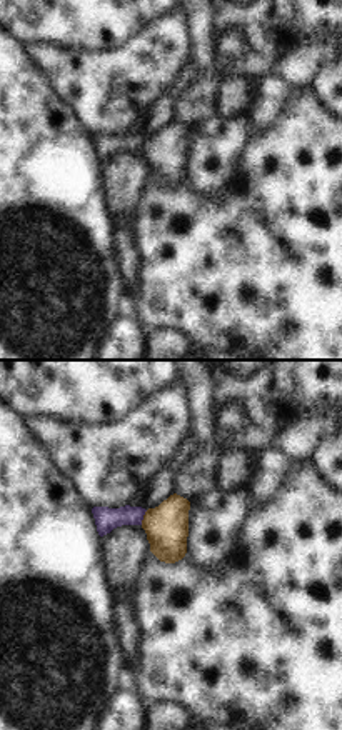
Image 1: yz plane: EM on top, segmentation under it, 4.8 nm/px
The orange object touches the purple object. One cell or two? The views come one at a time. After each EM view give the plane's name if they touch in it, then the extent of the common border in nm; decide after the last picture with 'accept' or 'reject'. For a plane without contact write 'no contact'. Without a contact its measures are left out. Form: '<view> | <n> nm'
yz | 80 nm

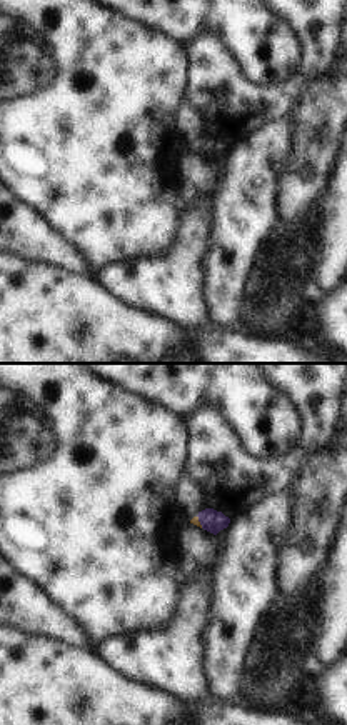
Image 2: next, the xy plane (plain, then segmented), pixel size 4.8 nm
xy | 70 nm

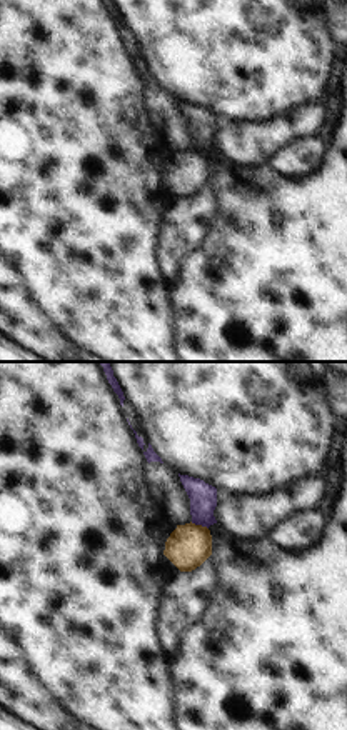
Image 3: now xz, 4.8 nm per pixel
xz | 90 nm

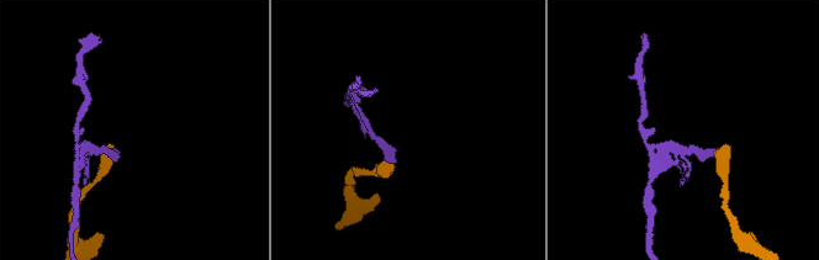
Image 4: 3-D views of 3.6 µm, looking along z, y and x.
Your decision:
reject

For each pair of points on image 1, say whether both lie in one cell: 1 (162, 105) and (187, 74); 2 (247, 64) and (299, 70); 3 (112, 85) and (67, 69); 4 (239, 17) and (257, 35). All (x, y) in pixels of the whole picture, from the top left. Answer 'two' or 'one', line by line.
1: one
2: one
3: one
4: one

